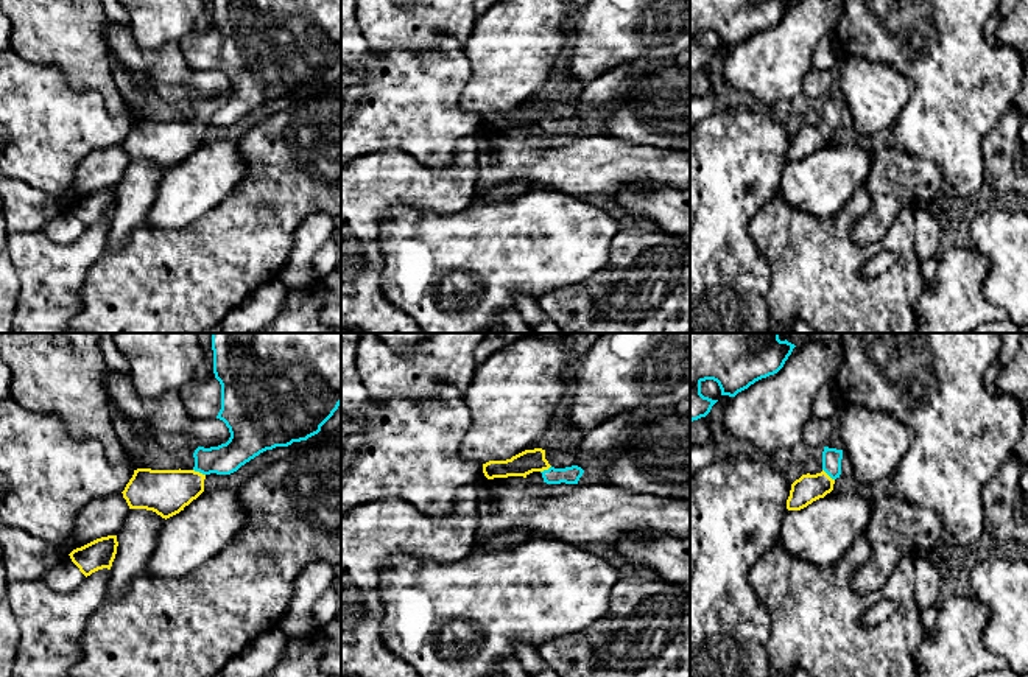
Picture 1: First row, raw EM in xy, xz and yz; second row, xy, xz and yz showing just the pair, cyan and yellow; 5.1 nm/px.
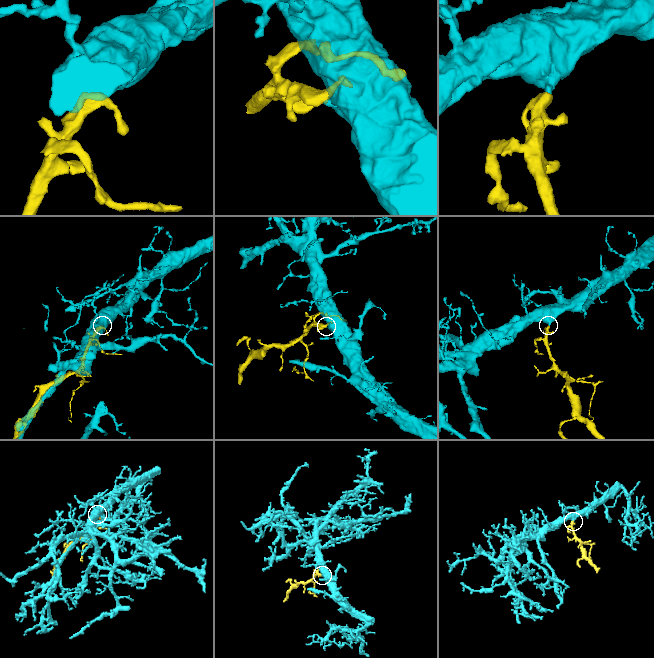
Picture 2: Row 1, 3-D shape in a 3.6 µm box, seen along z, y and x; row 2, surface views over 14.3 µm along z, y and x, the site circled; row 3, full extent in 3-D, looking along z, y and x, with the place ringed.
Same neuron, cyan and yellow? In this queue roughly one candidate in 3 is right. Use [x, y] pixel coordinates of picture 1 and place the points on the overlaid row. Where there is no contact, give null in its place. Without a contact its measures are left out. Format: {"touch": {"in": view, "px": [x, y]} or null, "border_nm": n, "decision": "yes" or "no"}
{"touch": {"in": "xy", "px": [200, 472]}, "border_nm": 70, "decision": "yes"}

